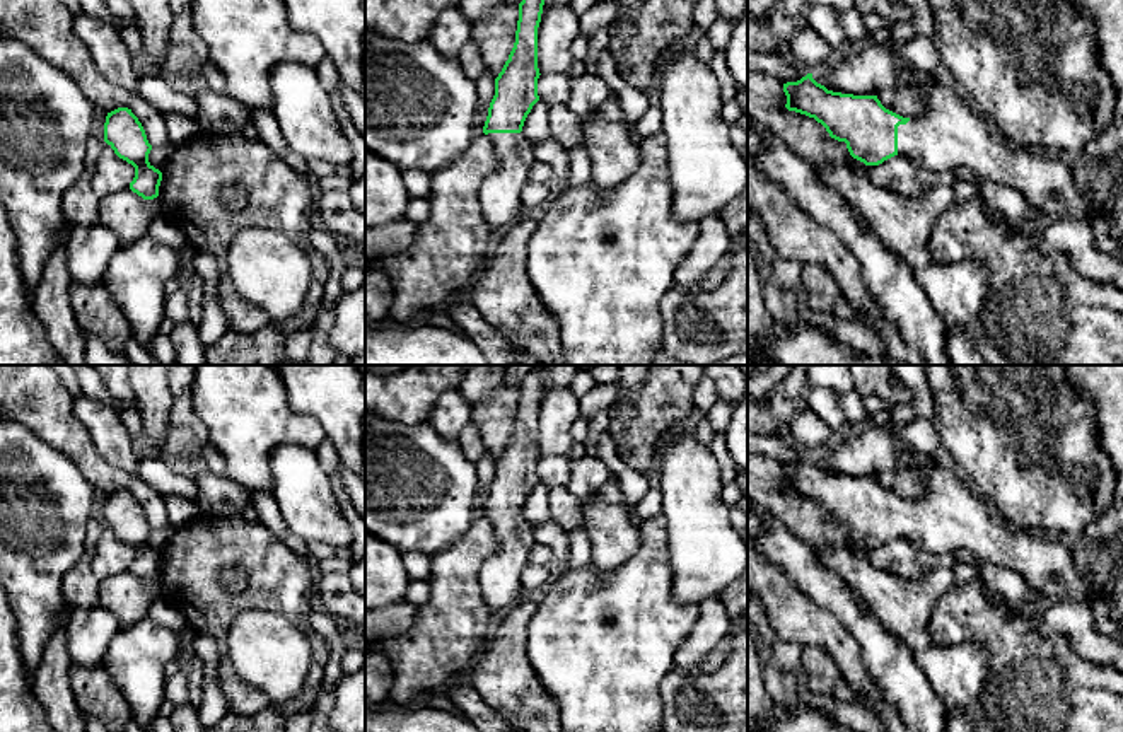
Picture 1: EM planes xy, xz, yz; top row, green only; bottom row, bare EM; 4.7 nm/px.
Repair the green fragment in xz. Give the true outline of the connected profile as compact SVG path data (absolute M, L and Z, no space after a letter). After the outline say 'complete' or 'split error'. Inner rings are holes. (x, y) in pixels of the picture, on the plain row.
M546 367L532 369L519 386L515 425L495 461L495 478L483 515L492 522L498 548L480 568L480 587L493 616L517 604L524 590L521 572L538 544L538 526L521 514L538 478L538 410L546 382Z; split error

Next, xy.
M118 490L106 498L104 524L114 536L135 549L130 572L143 582L159 578L162 555L148 544L152 527L138 500L128 490Z; complete

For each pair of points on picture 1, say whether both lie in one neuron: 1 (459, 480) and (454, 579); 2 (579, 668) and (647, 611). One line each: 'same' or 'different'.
1: different
2: same

